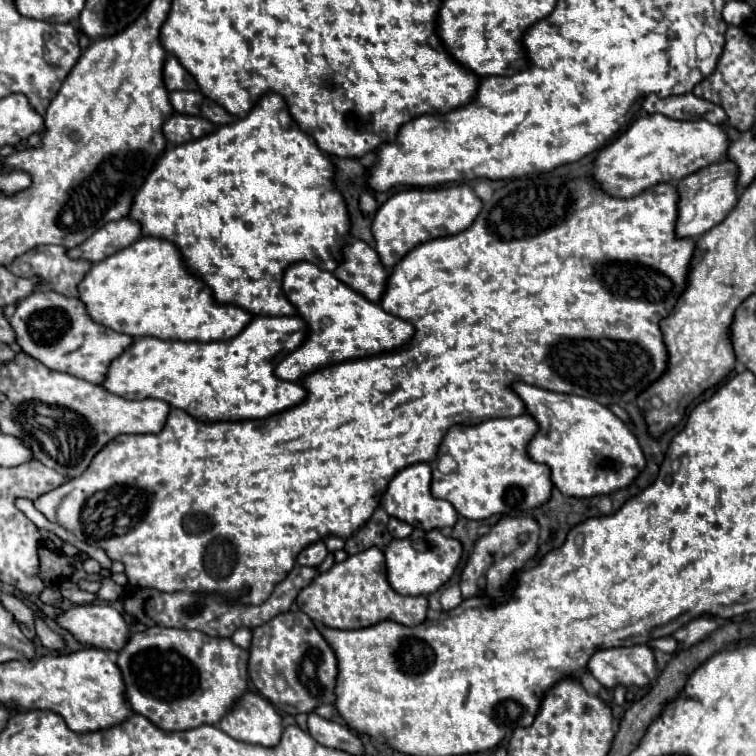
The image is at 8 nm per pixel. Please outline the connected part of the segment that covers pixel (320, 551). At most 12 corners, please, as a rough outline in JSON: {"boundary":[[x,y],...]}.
{"boundary":[[323,541],[305,547],[297,555],[299,565],[315,567],[325,561]]}

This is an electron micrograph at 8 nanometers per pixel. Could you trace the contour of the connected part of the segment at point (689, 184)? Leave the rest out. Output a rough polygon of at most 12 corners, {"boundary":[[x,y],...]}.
{"boundary":[[733,161],[677,183],[677,235],[697,239],[737,203]]}

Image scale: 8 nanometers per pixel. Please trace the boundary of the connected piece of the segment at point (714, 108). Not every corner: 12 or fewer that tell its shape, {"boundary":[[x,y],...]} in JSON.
{"boundary":[[693,93],[643,101],[647,113],[661,113],[679,121],[705,119],[723,125],[719,105]]}

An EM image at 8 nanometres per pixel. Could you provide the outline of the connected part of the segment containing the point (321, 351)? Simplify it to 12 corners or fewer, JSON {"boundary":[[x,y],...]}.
{"boundary":[[307,261],[283,291],[309,323],[275,375],[397,351],[409,321]]}

